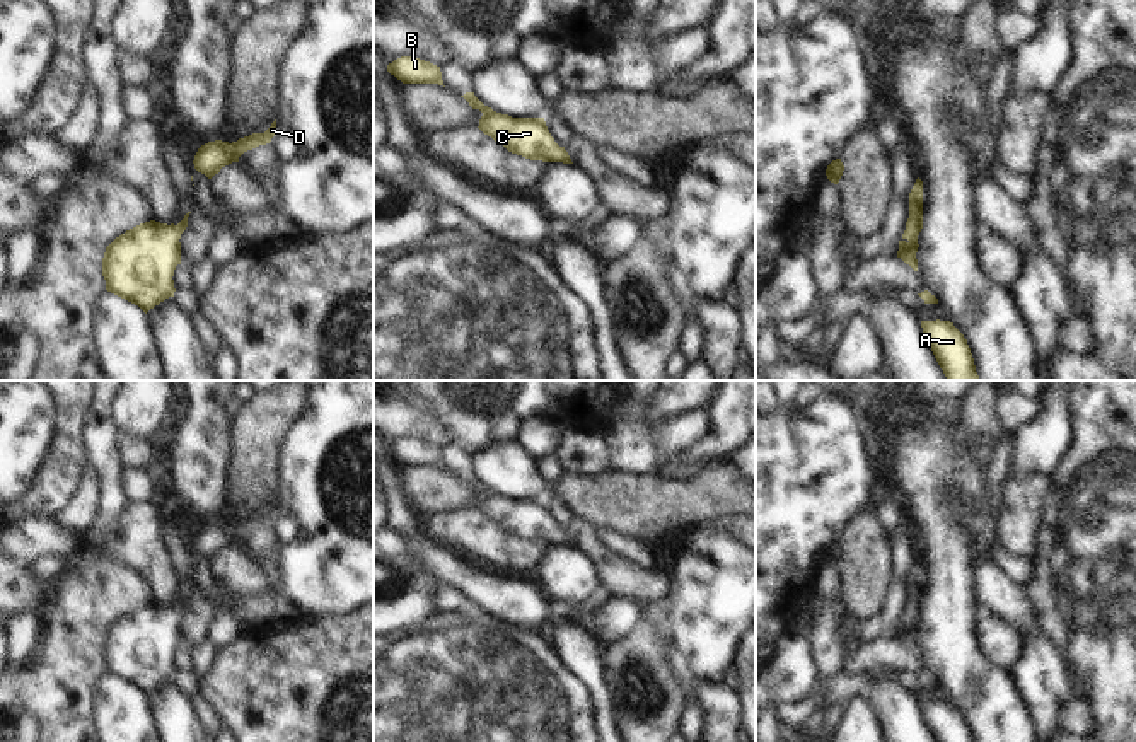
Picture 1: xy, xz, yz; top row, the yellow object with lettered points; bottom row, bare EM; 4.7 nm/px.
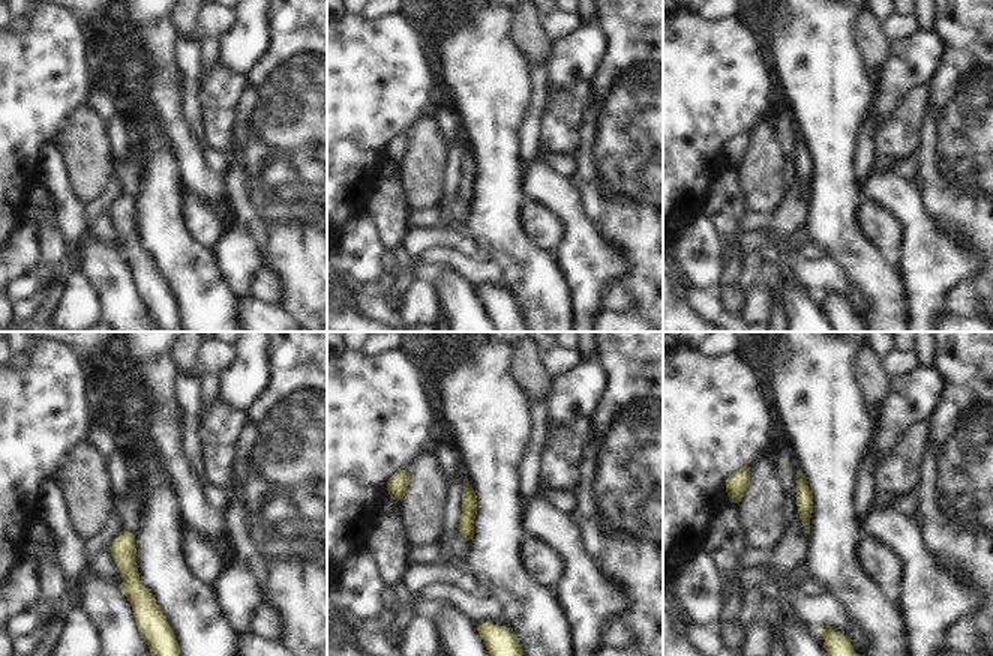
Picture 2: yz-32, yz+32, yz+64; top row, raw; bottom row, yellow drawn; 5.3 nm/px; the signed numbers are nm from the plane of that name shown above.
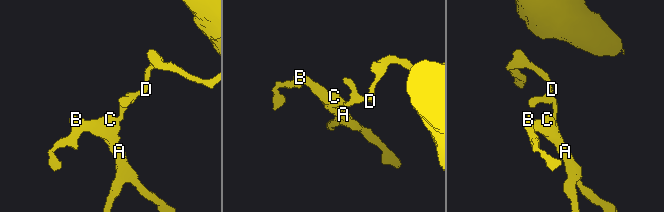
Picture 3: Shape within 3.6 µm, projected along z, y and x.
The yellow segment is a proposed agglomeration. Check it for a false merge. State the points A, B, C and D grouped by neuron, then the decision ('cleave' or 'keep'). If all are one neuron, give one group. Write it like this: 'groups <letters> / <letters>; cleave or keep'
groups A B C D; keep

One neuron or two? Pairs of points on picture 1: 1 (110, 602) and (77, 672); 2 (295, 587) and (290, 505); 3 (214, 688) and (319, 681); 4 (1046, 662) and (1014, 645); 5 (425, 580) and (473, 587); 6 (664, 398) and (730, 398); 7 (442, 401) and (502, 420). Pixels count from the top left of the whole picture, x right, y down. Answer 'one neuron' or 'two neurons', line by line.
1: one neuron
2: one neuron
3: one neuron
4: two neurons
5: two neurons
6: two neurons
7: one neuron

